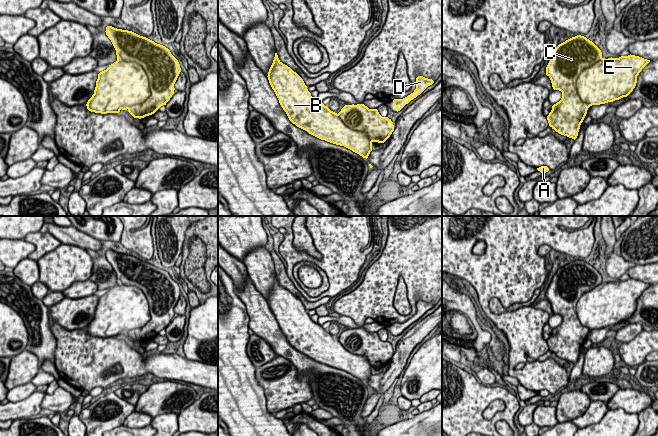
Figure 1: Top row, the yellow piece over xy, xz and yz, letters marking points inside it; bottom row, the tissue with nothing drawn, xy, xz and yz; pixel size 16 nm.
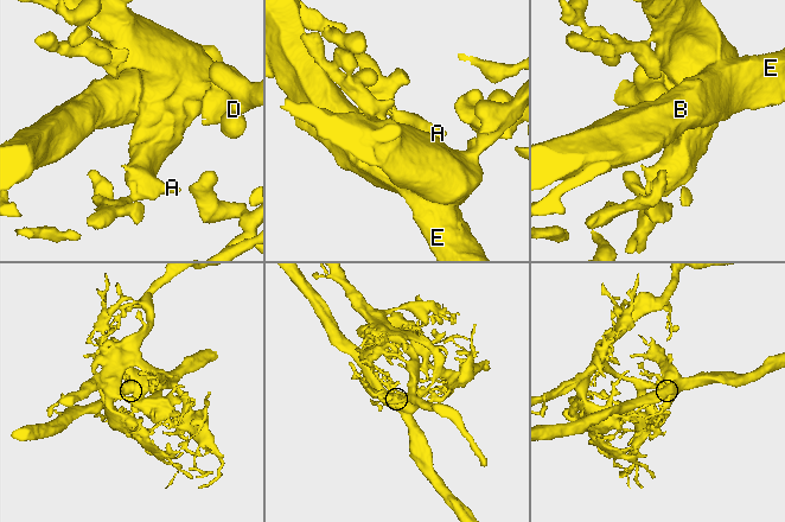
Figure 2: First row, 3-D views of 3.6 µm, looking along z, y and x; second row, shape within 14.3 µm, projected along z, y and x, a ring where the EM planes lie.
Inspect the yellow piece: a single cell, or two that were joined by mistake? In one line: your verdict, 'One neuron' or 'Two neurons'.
Two neurons

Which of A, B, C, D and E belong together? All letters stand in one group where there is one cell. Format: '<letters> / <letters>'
A C D / B E

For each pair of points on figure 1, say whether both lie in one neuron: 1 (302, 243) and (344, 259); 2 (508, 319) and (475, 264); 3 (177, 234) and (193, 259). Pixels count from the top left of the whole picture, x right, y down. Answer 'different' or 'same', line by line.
1: different
2: same
3: different

